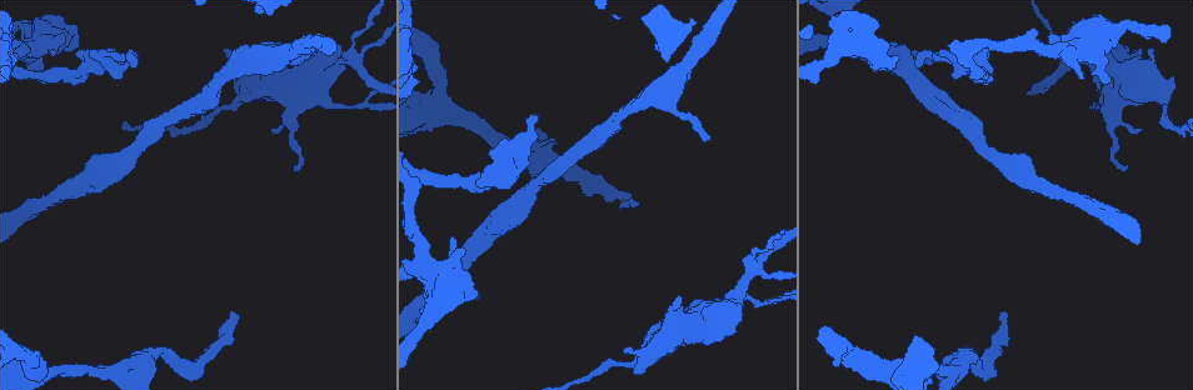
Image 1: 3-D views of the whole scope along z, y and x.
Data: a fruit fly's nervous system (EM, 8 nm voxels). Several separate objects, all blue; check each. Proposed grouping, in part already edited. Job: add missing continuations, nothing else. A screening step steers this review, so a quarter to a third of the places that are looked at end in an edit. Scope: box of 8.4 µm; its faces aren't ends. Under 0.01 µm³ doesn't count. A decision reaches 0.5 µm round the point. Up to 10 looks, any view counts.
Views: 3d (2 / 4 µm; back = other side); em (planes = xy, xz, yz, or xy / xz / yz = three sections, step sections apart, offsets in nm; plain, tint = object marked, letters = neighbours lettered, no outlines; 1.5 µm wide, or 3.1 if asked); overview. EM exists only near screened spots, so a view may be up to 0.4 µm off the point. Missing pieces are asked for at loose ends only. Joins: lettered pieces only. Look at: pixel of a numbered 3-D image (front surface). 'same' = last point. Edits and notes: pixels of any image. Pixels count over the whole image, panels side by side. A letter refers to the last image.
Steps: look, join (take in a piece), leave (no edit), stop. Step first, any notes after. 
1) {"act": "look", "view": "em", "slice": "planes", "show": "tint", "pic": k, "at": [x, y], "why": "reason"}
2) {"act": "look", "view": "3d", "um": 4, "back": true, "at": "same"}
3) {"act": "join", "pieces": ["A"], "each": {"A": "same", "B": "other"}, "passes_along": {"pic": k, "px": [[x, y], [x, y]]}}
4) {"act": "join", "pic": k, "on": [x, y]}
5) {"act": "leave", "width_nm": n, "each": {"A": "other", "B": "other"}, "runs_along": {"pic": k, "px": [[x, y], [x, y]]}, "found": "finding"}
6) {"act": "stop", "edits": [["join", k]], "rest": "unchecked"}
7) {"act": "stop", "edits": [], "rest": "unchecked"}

{"act": "look", "view": "3d", "um": 2, "pic": 1, "at": [1128, 169], "why": "tapers out"}

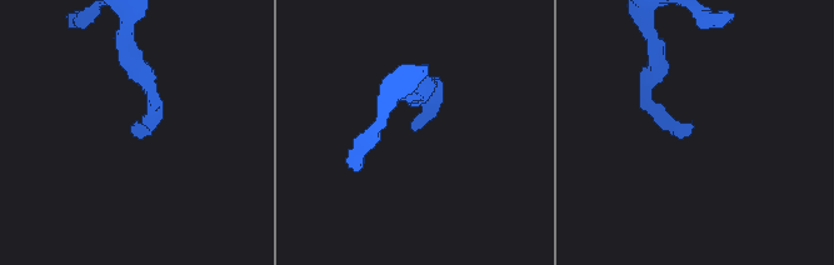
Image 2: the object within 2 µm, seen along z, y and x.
{"act": "look", "view": "em", "slice": "xz", "step": 8, "show": "letters", "pic": 2, "at": [686, 134], "why": "shape alone is not enough"}

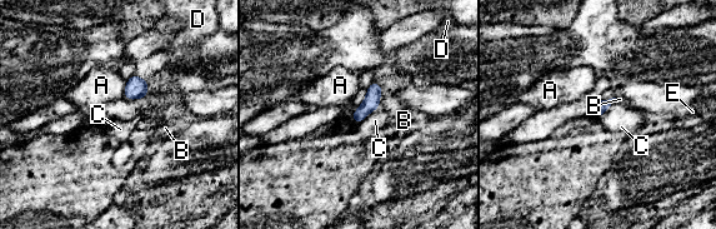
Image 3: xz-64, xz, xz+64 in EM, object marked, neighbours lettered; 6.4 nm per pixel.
{"act": "look", "view": "em", "slice": "planes", "show": "letters", "at": "same"}

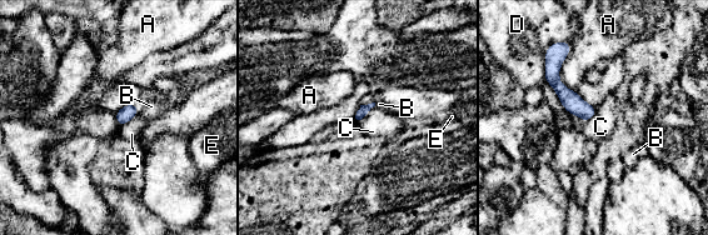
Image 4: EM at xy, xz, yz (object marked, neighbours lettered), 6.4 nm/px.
{"act": "leave", "width_nm": 70, "each": {"A": "other", "B": "other", "C": "other", "D": "other", "E": "other"}, "border": {"pic": 4, "px": [[374, 105], [358, 124]]}, "found": "no lettered piece goes on from it"}

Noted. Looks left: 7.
{"act": "look", "view": "em", "slice": "planes", "show": "letters", "pic": 1, "at": [954, 78], "why": "an open end"}

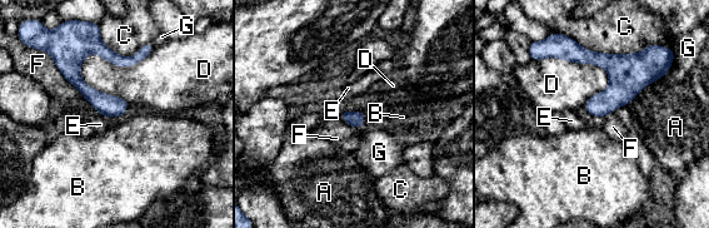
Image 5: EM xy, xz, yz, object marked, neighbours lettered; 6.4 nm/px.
{"act": "leave", "each": {"A": "other", "B": "other", "C": "other", "D": "other", "E": "other", "F": "other", "G": "other"}, "border": {"pic": 5, "px": [[101, 114], [106, 118]]}, "found": "none of them fits"}

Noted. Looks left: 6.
{"act": "look", "view": "3d", "um": 2, "pic": 1, "at": [710, 138], "why": "tapers out"}

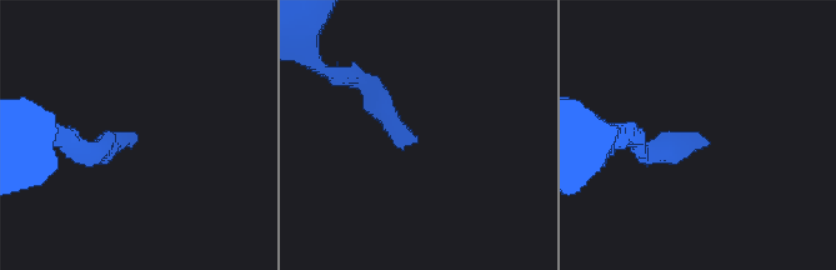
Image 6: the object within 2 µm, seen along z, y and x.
{"act": "look", "view": "em", "slice": "planes", "show": "tint", "pic": 6, "at": [136, 137]}

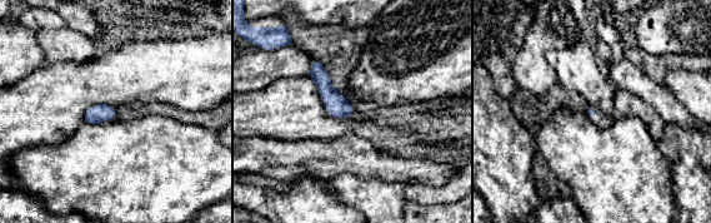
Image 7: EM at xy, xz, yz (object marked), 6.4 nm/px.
{"act": "look", "view": "em", "slice": "planes", "show": "letters", "at": "same", "why": "see the neighbours"}

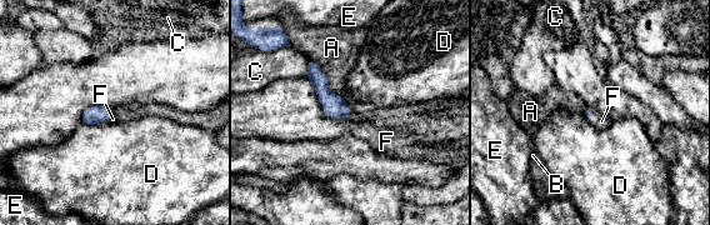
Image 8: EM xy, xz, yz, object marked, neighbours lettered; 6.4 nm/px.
{"act": "join", "pieces": ["F"], "each": {"A": "other", "B": "other", "C": "other", "D": "other", "E": "other", "F": "same"}, "passes_along": {"pic": 8, "px": [[334, 105], [349, 115], [379, 139]]}, "found": "it goes on there"}

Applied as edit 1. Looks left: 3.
{"act": "look", "view": "overview"}

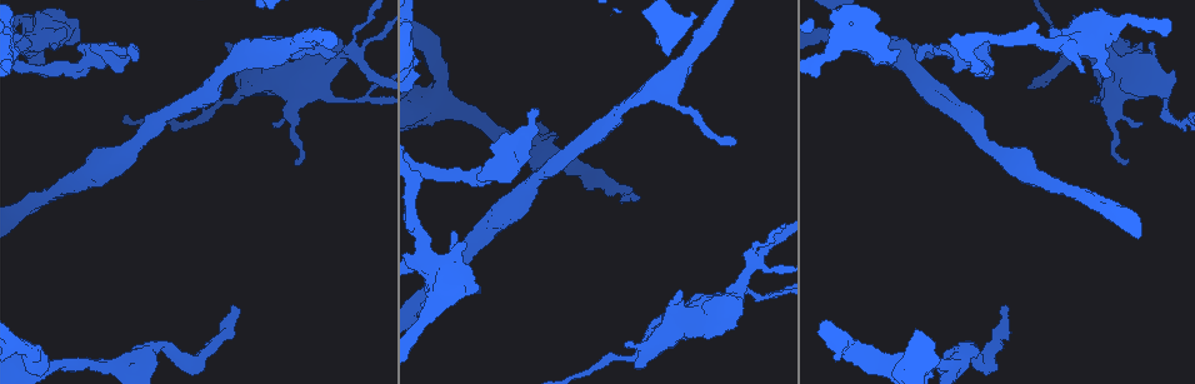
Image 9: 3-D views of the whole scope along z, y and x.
{"act": "look", "view": "em", "slice": "xz", "step": 4, "show": "letters", "pic": 9, "at": [1106, 77], "why": "free end"}

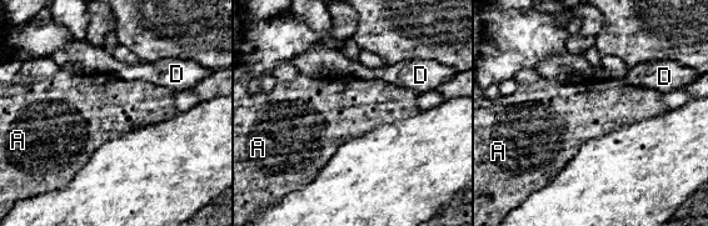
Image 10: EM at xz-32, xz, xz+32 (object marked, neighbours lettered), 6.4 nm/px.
{"act": "look", "view": "em", "slice": "planes", "show": "letters", "at": "same"}

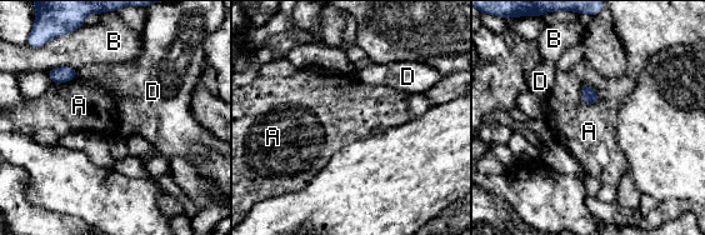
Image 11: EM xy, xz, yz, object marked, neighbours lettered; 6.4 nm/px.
{"act": "leave", "longest_contact_nm": ["B", 200], "each": {"A": "other", "B": "other", "D": "other"}, "border": {"pic": 11, "px": [[583, 83], [596, 93], [600, 103]]}, "found": "no lettered piece goes on from it"}

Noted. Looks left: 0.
{"act": "stop", "edits": [["join", 8]], "rest": "unchecked"}

